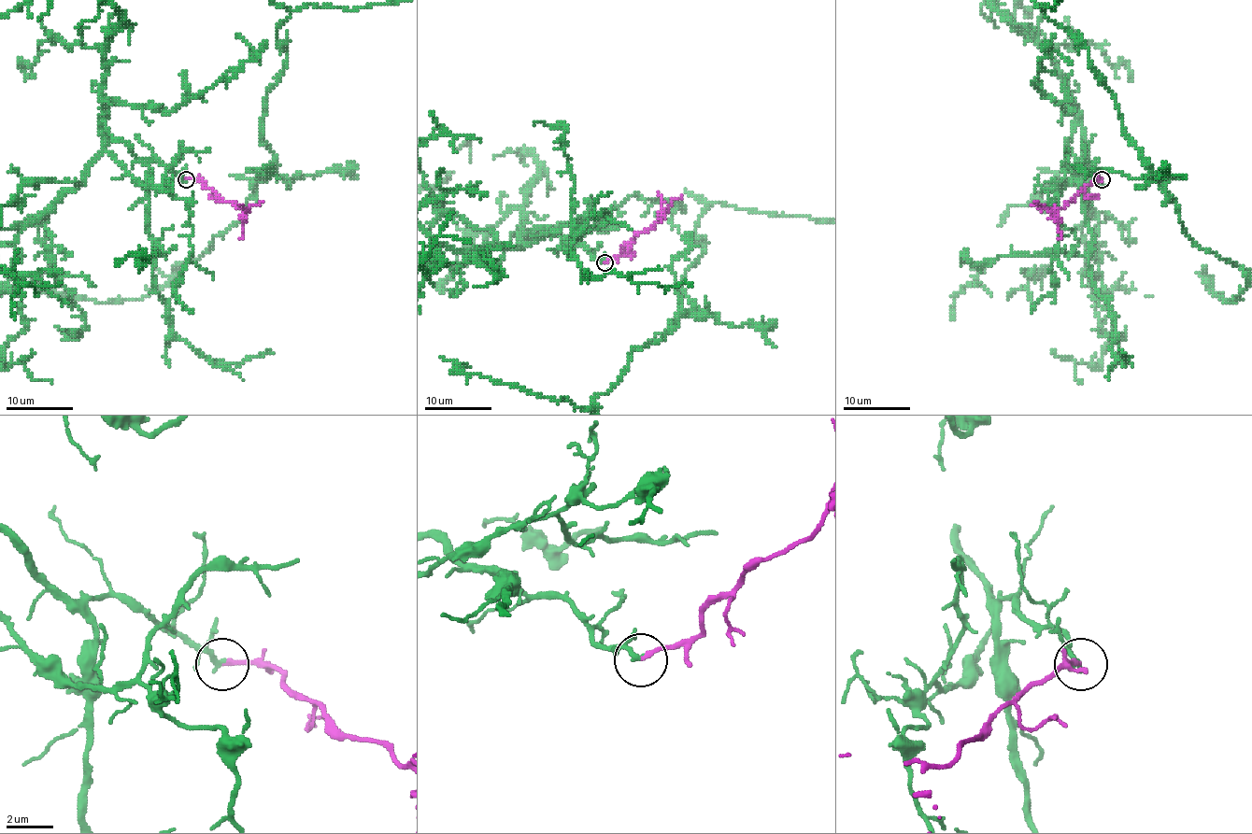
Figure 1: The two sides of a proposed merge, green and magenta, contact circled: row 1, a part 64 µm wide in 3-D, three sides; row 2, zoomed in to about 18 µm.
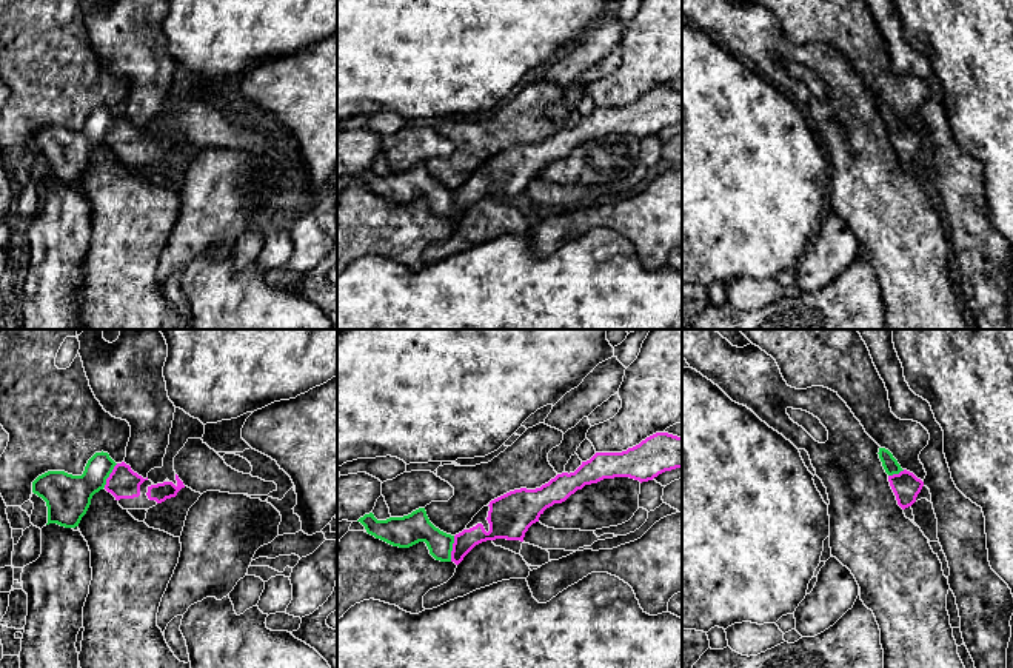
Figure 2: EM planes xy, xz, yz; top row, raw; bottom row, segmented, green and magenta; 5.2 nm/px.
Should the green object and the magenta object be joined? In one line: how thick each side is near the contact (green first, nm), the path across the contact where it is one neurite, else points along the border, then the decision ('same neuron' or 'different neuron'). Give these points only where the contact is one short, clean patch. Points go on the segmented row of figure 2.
160/110 nm | across xz (416, 527), (442, 547), (451, 548), (464, 542) | same neuron

